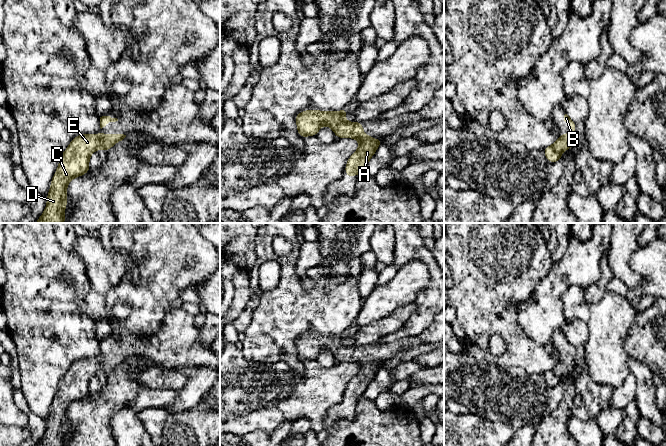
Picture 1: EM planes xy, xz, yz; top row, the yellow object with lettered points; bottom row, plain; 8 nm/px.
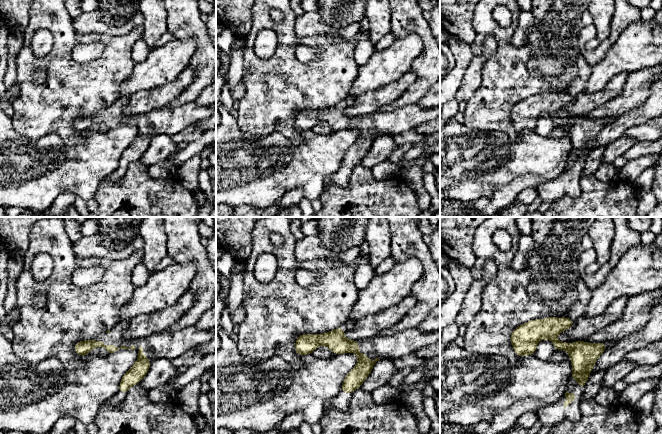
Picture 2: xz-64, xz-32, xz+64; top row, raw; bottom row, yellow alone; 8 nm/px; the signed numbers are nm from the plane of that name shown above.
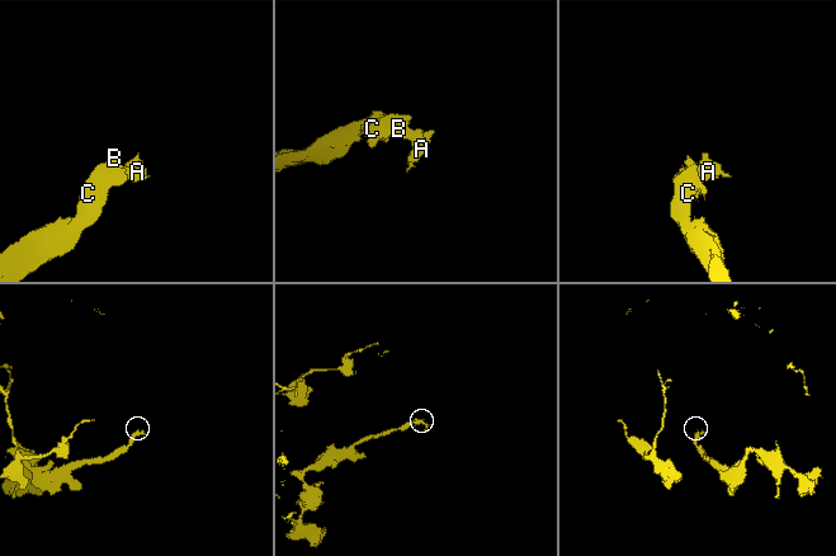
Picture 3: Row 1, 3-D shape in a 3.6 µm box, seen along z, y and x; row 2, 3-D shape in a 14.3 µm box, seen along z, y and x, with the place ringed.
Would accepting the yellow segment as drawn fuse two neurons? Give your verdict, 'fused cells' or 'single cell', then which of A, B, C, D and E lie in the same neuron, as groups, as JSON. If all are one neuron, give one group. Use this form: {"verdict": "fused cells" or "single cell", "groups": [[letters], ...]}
{"verdict": "single cell", "groups": [["A", "B", "C", "D", "E"]]}

